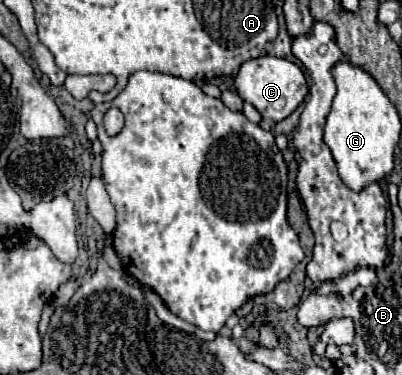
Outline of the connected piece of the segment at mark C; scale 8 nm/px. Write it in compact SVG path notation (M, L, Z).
M263 55L257 59L245 61L235 77L235 89L243 101L251 103L263 115L263 119L271 119L275 123L289 117L309 91L301 67L295 65L293 61L287 61L275 55Z

